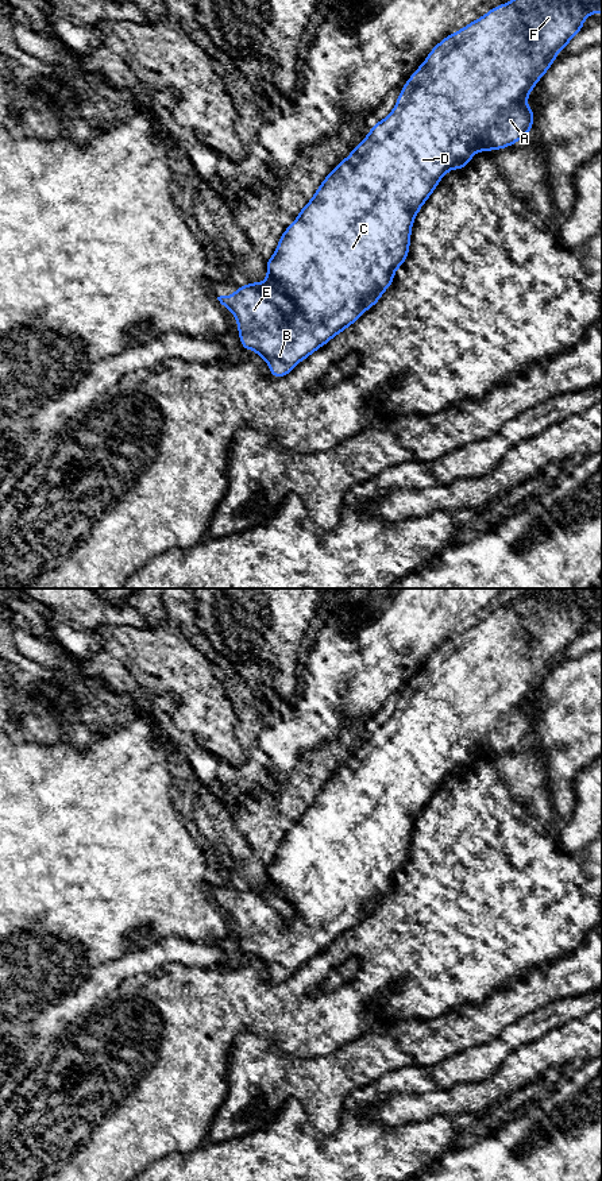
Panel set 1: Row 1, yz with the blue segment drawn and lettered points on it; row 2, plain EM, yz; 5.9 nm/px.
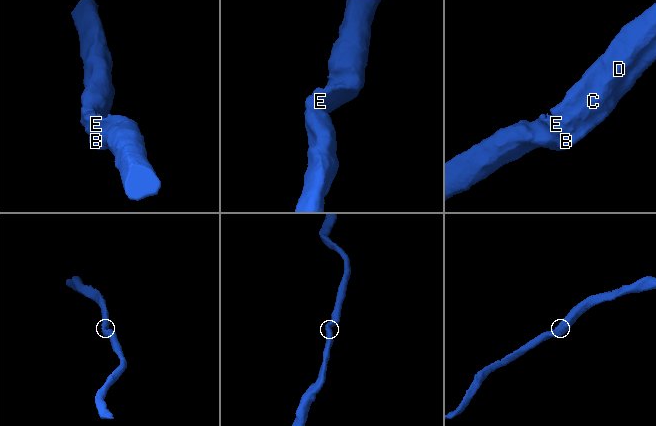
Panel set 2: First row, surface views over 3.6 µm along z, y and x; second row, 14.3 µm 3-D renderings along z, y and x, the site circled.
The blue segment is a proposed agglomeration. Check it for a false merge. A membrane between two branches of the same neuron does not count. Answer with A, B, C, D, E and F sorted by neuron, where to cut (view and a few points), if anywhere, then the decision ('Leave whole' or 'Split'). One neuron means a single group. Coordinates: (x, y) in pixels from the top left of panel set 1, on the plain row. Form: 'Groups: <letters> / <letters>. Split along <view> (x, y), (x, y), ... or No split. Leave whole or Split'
Groups: A B C D E F. No split. Leave whole

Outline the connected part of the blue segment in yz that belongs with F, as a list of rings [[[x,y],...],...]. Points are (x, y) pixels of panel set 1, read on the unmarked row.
[[[551,588],[530,599],[520,599],[506,609],[491,613],[478,625],[470,626],[466,632],[445,641],[437,648],[431,655],[427,664],[402,691],[395,711],[389,721],[377,726],[370,733],[368,740],[356,749],[351,759],[332,773],[314,796],[313,803],[300,815],[294,827],[285,833],[273,861],[266,865],[267,883],[262,888],[250,885],[246,891],[238,891],[236,898],[232,900],[217,902],[220,908],[231,915],[238,926],[242,953],[244,956],[255,954],[256,961],[262,961],[266,965],[271,981],[282,983],[301,965],[310,961],[321,950],[325,950],[336,939],[352,930],[367,914],[374,911],[381,904],[383,896],[393,888],[395,875],[400,871],[404,871],[404,867],[409,860],[413,825],[424,807],[431,802],[440,784],[451,773],[460,775],[468,771],[476,756],[489,757],[491,754],[501,754],[528,741],[535,725],[535,717],[528,711],[526,703],[532,698],[533,691],[537,690],[539,684],[556,665],[556,659],[564,653],[580,634],[583,634],[586,622],[590,618],[598,620],[599,617],[602,617],[602,588]]]

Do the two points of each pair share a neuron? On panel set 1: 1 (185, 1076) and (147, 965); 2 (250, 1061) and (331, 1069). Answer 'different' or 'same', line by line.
1: different
2: same

